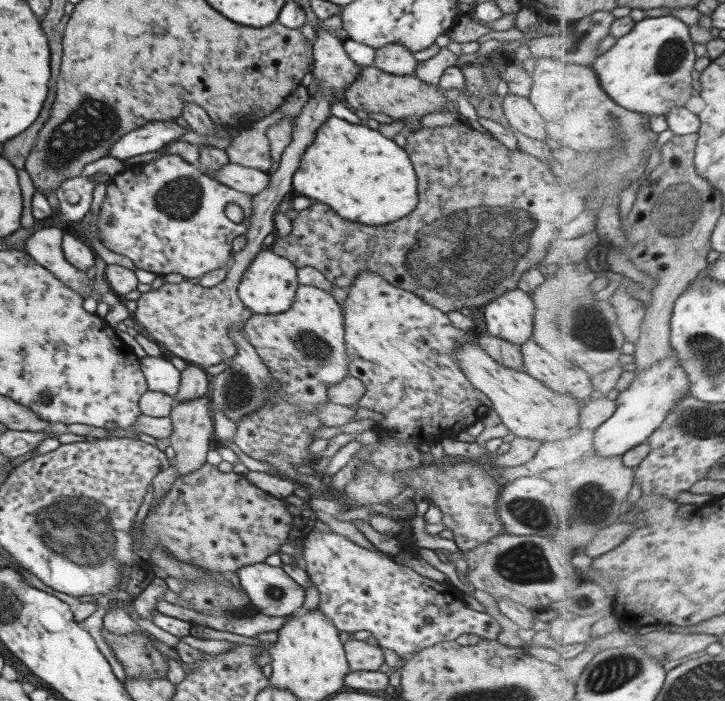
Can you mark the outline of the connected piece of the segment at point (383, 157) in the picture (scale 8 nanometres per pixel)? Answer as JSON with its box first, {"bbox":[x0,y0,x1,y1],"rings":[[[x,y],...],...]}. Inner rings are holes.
{"bbox":[290,114,417,225],"rings":[[[330,114],[315,130],[315,138],[300,154],[299,164],[293,171],[290,182],[293,190],[312,202],[326,204],[341,218],[364,225],[387,224],[409,214],[415,208],[417,191],[414,168],[407,153],[393,139],[383,138],[364,123],[349,124],[341,119]]]}

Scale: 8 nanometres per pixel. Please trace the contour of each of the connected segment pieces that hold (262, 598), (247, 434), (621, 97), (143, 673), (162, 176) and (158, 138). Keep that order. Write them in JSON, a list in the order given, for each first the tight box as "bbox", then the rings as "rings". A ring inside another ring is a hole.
[{"bbox":[235,562,303,617],"rings":[[[264,562],[248,564],[235,574],[251,606],[260,614],[286,617],[303,605],[303,588],[281,567]]]},{"bbox":[232,284,348,485],"rings":[[[298,284],[294,299],[287,310],[277,314],[255,314],[247,318],[241,328],[243,337],[254,348],[261,362],[267,367],[268,373],[276,380],[276,384],[266,388],[268,398],[259,408],[243,415],[236,420],[236,430],[232,442],[243,452],[253,458],[267,462],[277,471],[280,479],[296,481],[306,485],[313,475],[301,474],[299,466],[311,465],[312,454],[307,446],[313,442],[313,431],[324,426],[316,413],[318,404],[328,401],[327,389],[329,384],[337,384],[348,375],[348,357],[344,341],[344,326],[341,309],[326,290],[316,286]]]},{"bbox":[592,15,697,116],"rings":[[[672,15],[645,17],[636,23],[632,32],[617,39],[592,67],[607,94],[622,107],[636,113],[666,116],[673,107],[683,106],[697,87],[691,76],[697,64],[695,43],[690,27],[679,18]]]},{"bbox":[101,628,167,678],"rings":[[[104,628],[101,636],[111,647],[113,654],[123,666],[126,677],[159,678],[167,672],[166,658],[151,645],[145,635],[111,634]]]},{"bbox":[96,154,252,280],"rings":[[[164,154],[154,161],[134,167],[132,171],[122,171],[109,178],[96,217],[98,239],[103,240],[101,244],[107,250],[127,256],[137,269],[156,276],[175,273],[184,279],[197,280],[209,271],[229,265],[233,237],[245,234],[248,229],[252,196],[225,186],[179,155]],[[227,204],[237,204],[241,208],[243,223],[233,223],[225,217],[223,208]]]},{"bbox":[108,121,193,161],"rings":[[[174,121],[149,122],[136,130],[127,132],[127,134],[113,142],[108,154],[122,161],[131,158],[131,156],[145,154],[145,152],[155,152],[169,143],[170,140],[176,139],[185,133],[193,132],[191,127],[187,127],[188,131],[179,127]]]}]

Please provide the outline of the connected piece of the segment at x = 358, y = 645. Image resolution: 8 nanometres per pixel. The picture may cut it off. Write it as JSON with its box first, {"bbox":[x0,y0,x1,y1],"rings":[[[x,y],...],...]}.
{"bbox":[343,639,384,671],"rings":[[[347,639],[343,644],[348,669],[353,671],[377,671],[384,662],[384,654],[378,645],[362,640]]]}

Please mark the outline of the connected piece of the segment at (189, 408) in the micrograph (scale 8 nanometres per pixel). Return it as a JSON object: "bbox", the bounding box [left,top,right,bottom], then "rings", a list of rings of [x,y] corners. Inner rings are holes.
{"bbox":[167,392,213,478],"rings":[[[207,392],[207,395],[203,395],[202,397],[177,403],[168,414],[172,422],[172,431],[167,439],[169,446],[175,452],[175,456],[171,460],[171,465],[177,470],[175,478],[198,470],[205,463],[205,454],[207,454],[207,450],[210,450],[209,440],[211,440],[211,434],[213,434],[209,402],[210,396],[209,392]]]}

